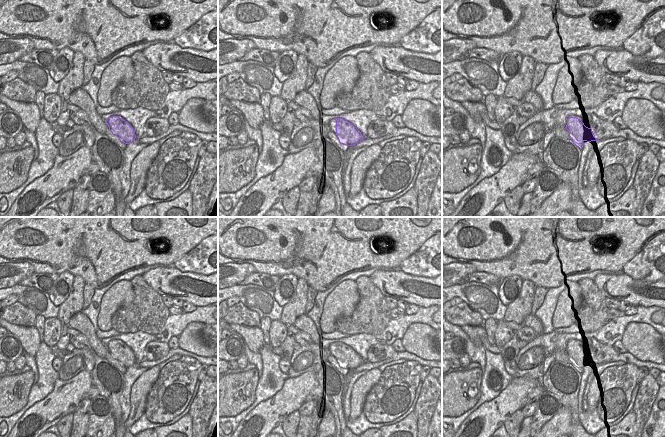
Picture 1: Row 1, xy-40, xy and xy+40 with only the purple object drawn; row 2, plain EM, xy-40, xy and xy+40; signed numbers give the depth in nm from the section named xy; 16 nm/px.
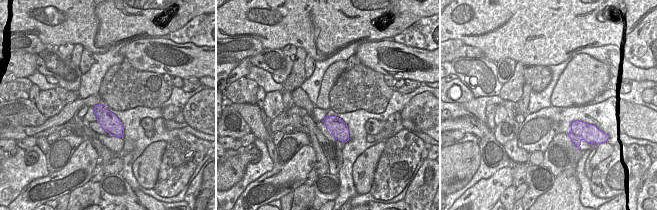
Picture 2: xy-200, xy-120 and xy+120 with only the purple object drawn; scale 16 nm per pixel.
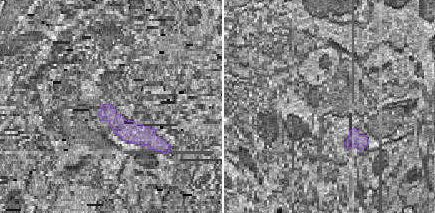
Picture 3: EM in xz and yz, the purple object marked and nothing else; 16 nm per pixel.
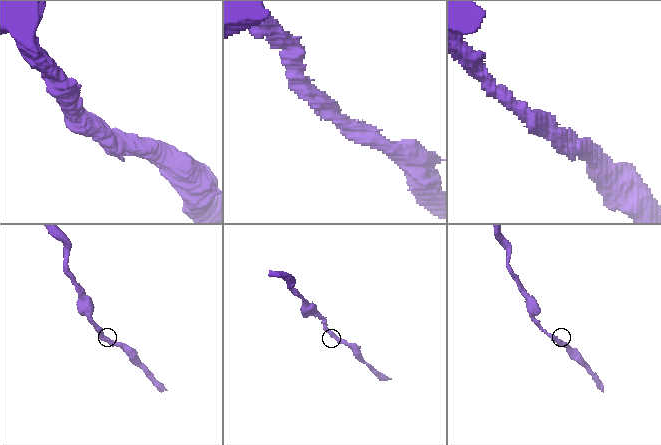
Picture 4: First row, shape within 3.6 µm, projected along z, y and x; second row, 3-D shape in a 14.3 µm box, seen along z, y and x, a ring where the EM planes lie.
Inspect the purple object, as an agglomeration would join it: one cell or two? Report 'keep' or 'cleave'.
keep

